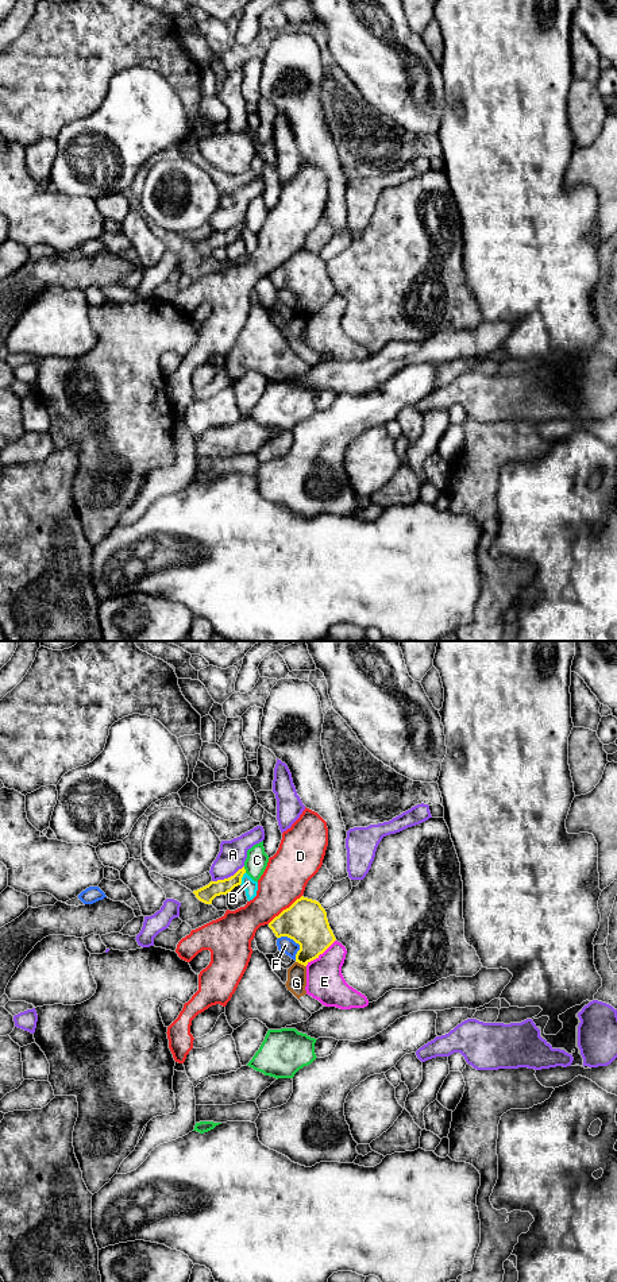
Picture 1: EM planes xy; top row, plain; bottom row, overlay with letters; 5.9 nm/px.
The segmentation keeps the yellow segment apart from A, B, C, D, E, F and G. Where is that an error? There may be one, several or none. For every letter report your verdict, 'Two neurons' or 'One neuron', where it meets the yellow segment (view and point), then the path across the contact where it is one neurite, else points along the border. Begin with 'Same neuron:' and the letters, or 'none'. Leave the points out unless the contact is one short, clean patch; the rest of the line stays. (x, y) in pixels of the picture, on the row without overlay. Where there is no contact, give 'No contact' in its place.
Same neuron: none
A: Two neurons. Touches yellow at xy (228, 230)
B: Two neurons. Touches yellow at xy (240, 231)
C: Two neurons. Touches yellow at xy (245, 221)
D: Two neurons. Touches yellow at xy (284, 262)
E: Two neurons. Touches yellow at xy (320, 305)
F: Two neurons. Touches yellow at xy (296, 294). Boundary: xy (278, 289), (289, 289), (299, 297), (296, 312)
G: Two neurons. Touches yellow at xy (301, 316). Boundary: xy (296, 313), (305, 319)

